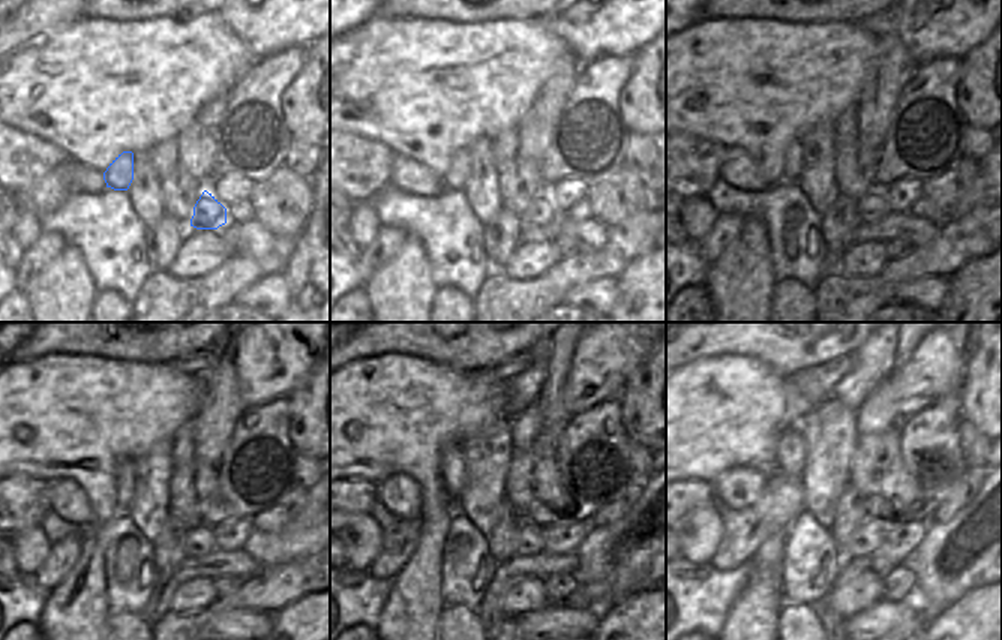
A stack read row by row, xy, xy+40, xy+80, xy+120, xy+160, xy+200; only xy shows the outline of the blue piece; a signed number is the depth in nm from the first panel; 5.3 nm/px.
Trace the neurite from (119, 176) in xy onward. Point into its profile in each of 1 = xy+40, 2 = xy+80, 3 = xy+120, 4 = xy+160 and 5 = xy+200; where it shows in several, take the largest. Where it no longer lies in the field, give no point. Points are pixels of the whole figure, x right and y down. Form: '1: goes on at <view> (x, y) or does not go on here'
1: goes on at xy+40 (455, 179)
2: goes on at xy+80 (794, 155)
3: goes on at xy+120 (125, 469)
4: goes on at xy+160 (453, 462)
5: goes on at xy+200 (789, 450)

